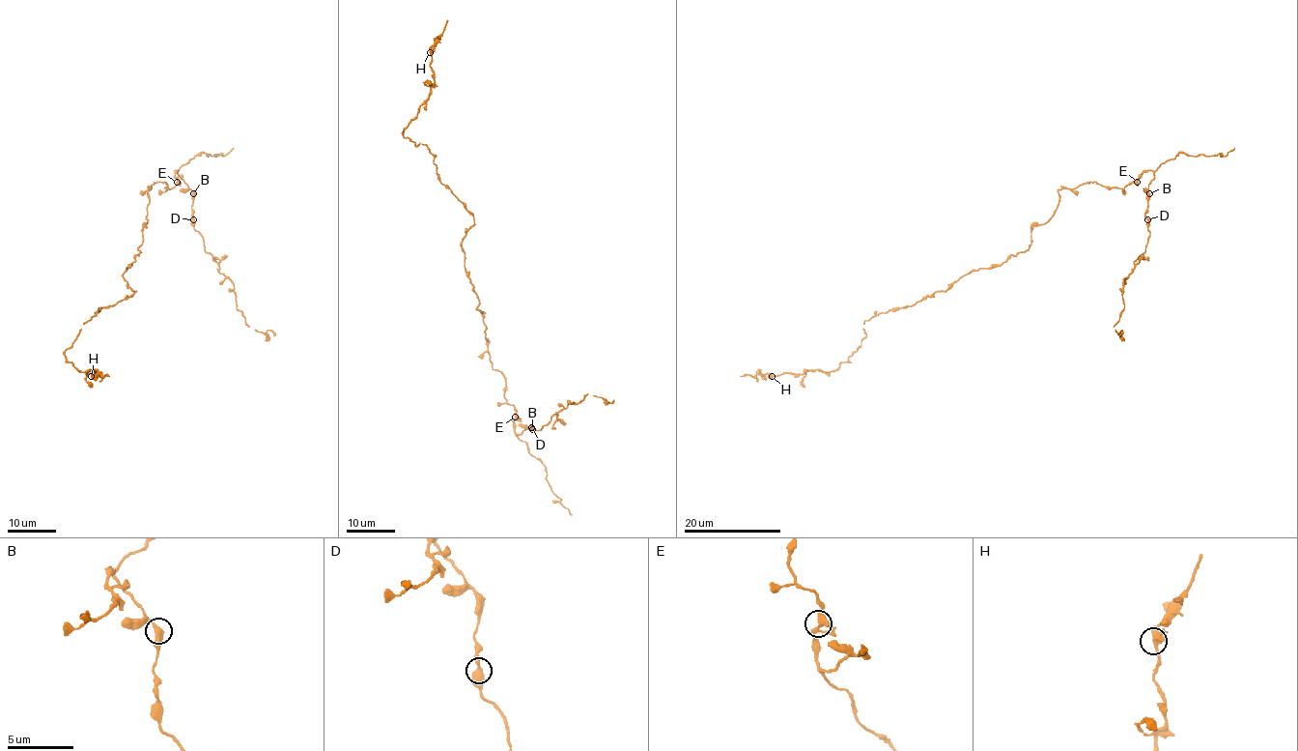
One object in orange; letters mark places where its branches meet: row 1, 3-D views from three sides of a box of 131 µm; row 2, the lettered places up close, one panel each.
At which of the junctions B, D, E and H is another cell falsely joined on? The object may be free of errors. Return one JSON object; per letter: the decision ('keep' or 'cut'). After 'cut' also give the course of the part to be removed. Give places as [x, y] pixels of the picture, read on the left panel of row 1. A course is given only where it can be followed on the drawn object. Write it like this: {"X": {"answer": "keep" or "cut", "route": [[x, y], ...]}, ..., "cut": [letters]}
{"B": {"answer": "keep"}, "D": {"answer": "keep"}, "E": {"answer": "keep"}, "H": {"answer": "keep"}, "cut": []}

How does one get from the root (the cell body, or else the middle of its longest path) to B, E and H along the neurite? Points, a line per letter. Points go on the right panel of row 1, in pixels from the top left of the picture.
B: (1030, 236), (1033, 226), (1053, 215), (1061, 188), (1089, 182), (1123, 188), (1150, 170), (1154, 179), (1149, 193)
E: (1030, 236), (1033, 226), (1043, 224), (1053, 215), (1058, 189), (1089, 182), (1123, 188), (1137, 182)
H: (1030, 236), (1026, 250), (1001, 264), (972, 270), (945, 290), (866, 320), (860, 345), (836, 369), (772, 376)

